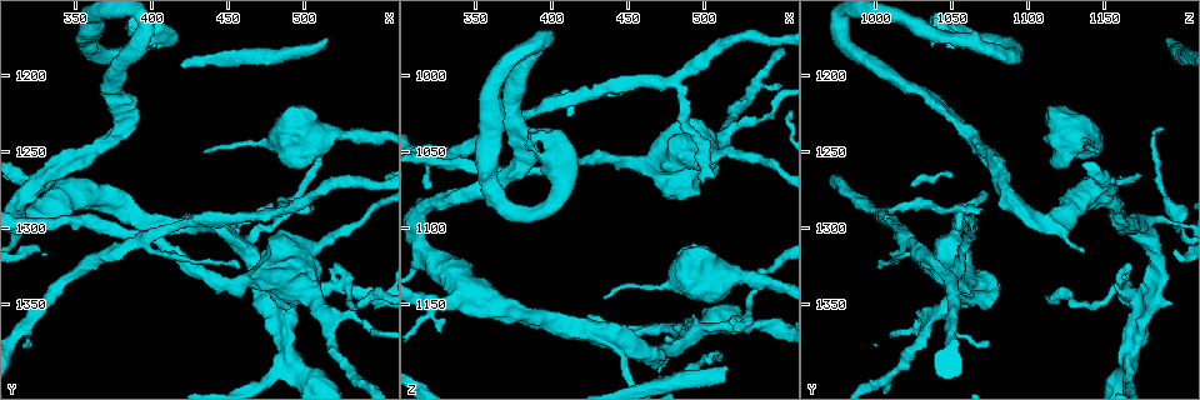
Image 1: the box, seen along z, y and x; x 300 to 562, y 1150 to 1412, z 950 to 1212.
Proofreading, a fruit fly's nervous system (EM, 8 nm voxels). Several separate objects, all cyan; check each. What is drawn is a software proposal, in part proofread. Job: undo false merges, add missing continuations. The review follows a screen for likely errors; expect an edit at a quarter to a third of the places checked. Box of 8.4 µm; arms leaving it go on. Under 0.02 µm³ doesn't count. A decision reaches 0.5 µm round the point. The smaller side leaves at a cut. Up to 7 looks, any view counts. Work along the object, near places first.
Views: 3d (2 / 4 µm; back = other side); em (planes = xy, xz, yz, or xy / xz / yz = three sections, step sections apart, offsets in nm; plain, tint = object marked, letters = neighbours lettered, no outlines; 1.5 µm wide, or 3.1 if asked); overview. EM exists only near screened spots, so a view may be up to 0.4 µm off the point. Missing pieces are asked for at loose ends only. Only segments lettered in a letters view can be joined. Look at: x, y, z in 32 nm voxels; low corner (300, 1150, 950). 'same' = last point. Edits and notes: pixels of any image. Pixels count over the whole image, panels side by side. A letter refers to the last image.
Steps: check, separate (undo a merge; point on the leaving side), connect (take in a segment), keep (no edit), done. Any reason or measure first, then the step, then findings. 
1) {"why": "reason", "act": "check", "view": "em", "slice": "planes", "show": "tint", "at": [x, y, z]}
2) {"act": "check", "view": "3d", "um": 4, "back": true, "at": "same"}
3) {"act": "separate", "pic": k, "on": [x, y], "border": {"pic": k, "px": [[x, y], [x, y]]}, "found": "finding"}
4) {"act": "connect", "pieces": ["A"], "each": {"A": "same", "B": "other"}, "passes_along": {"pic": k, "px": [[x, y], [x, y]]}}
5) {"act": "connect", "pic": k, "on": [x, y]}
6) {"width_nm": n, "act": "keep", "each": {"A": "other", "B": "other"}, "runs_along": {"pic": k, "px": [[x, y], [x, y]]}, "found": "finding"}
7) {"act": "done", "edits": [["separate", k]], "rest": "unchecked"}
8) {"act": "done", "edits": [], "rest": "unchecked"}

{"why": "calibre changes", "act": "check", "view": "3d", "um": 2, "at": [530, 1240, 1134]}

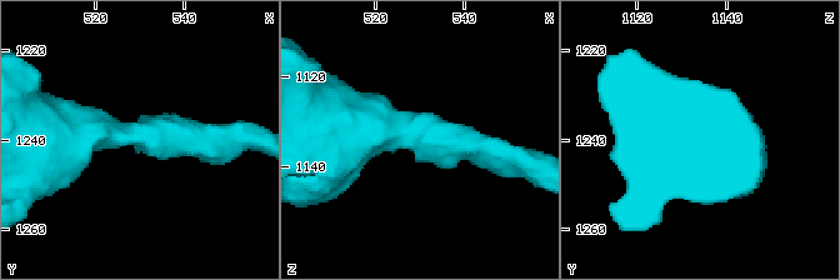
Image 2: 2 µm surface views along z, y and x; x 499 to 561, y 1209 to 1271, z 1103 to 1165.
{"arm_widths_nm": [190, 650], "act": "check", "view": "em", "slice": "planes", "show": "letters", "at": [530, 1239, 1132]}

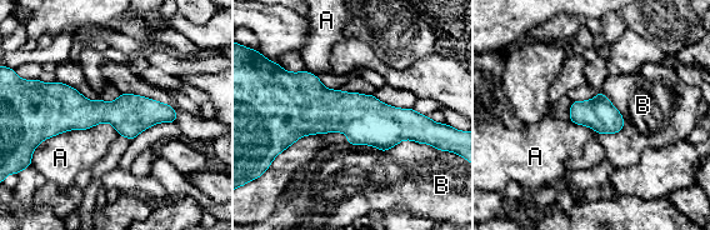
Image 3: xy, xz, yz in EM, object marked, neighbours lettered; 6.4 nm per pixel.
{"act": "keep", "each": {"A": "other", "B": "other"}, "runs_along": {"pic": 3, "px": [[278, 106], [426, 126]]}, "found": "continuous, no second cell"}

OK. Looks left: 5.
{"why": "an open end", "act": "check", "view": "em", "slice": "planes", "show": "letters", "at": [516, 1176, 1190]}

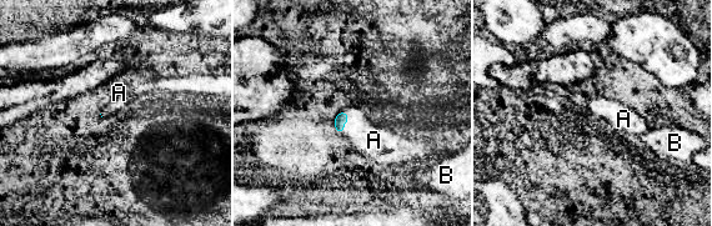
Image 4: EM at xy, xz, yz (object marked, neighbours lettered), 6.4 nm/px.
{"act": "connect", "pieces": ["A"], "each": {"A": "same", "B": "other"}, "passes_along": {"pic": 4, "px": [[341, 117], [346, 120], [374, 140]]}, "found": "it goes on there"}

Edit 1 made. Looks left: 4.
{"why": "branch stops here", "act": "check", "view": "em", "slice": "planes", "show": "plain", "at": [474, 1362, 1176]}

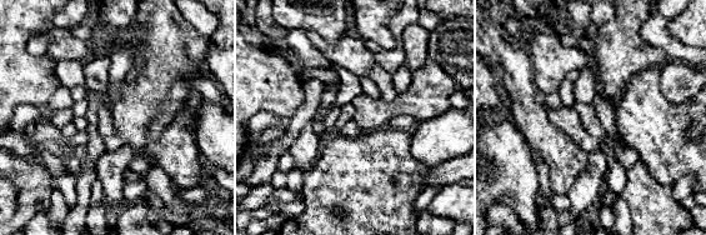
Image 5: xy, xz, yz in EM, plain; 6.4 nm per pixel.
{"why": "what lies round it", "act": "check", "view": "em", "slice": "planes", "show": "letters", "at": "same"}

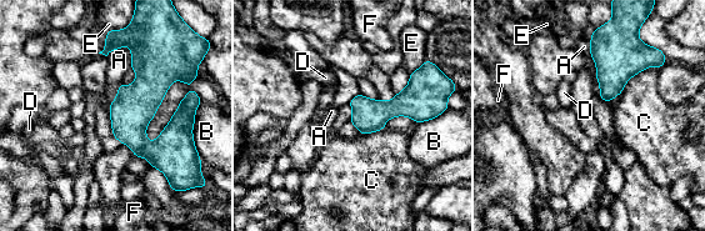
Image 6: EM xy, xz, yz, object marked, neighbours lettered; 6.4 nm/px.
{"longest_contact_nm": ["C", 300], "act": "keep", "each": {"A": "other", "B": "other", "C": "other", "D": "other", "E": "other", "F": "other"}, "border": {"pic": 6, "px": [[106, 55], [128, 46], [130, 68]]}, "found": "none of them fits"}

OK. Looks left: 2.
{"act": "done", "edits": [["connect", 4]], "rest": "unchecked"}

